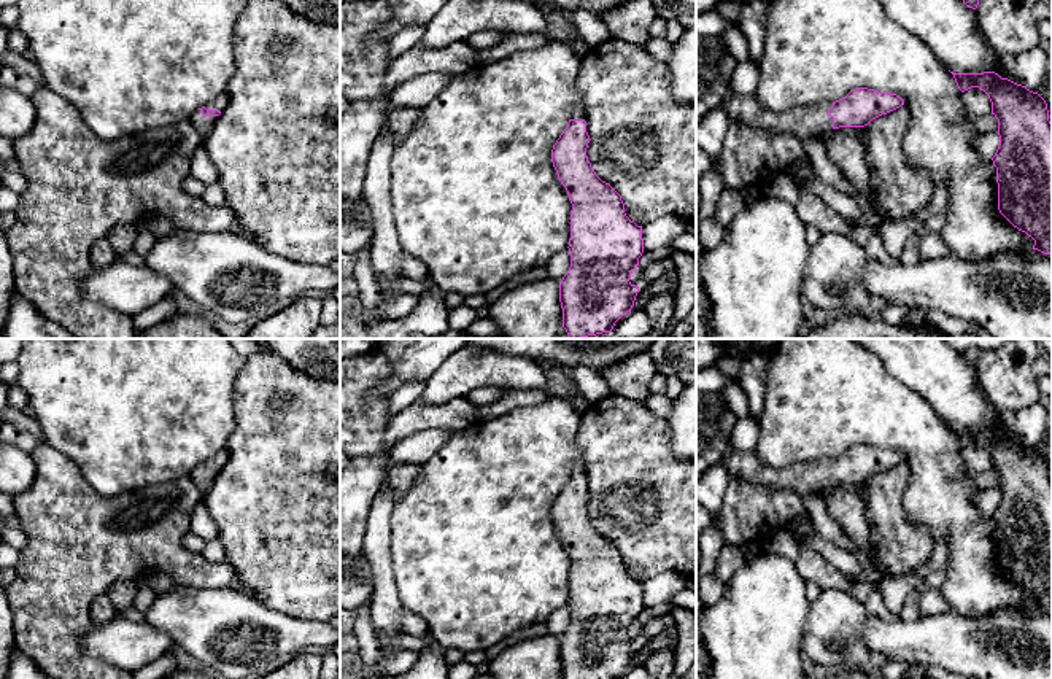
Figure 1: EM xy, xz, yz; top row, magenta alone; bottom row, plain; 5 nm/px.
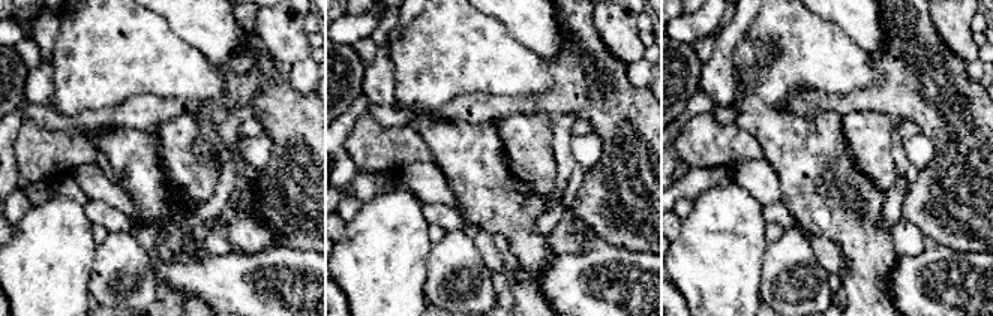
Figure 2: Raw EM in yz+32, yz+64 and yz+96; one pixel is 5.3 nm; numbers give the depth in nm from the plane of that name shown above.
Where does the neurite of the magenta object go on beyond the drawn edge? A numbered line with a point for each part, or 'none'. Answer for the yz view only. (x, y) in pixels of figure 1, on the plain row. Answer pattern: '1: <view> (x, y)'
1: yz (806, 477)

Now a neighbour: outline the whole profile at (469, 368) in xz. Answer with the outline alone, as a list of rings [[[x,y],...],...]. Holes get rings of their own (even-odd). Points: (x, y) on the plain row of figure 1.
[[[464,347],[426,380],[421,399],[439,405],[466,398],[482,386],[547,391],[548,378],[534,359]]]

